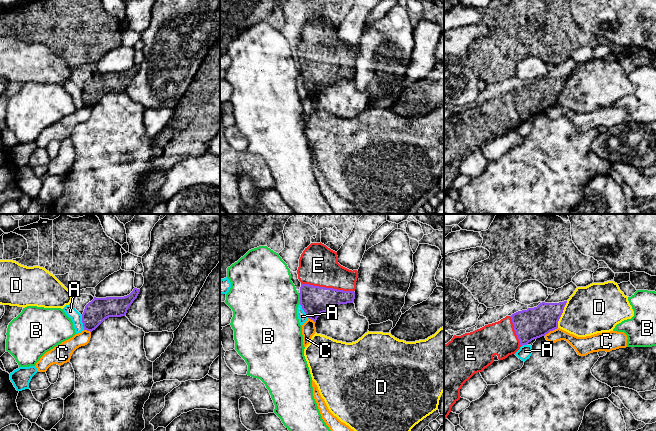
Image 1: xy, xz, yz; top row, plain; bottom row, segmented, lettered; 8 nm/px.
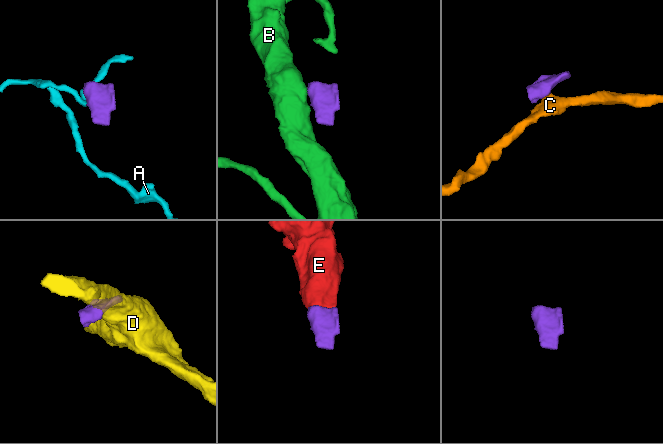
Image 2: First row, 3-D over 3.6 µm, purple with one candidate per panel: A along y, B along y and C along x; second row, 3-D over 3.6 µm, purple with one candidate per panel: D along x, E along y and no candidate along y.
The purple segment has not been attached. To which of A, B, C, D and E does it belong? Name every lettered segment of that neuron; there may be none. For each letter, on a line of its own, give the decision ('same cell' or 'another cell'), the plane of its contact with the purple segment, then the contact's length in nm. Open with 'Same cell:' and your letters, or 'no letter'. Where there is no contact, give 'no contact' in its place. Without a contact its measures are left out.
Same cell: E
A: another cell; contact in xy; length 120 nm
B: another cell; contact in xz; length 90 nm
C: another cell; contact in yz; length 130 nm
D: another cell; contact in yz; length 240 nm
E: same cell; contact in xz; length 440 nm

